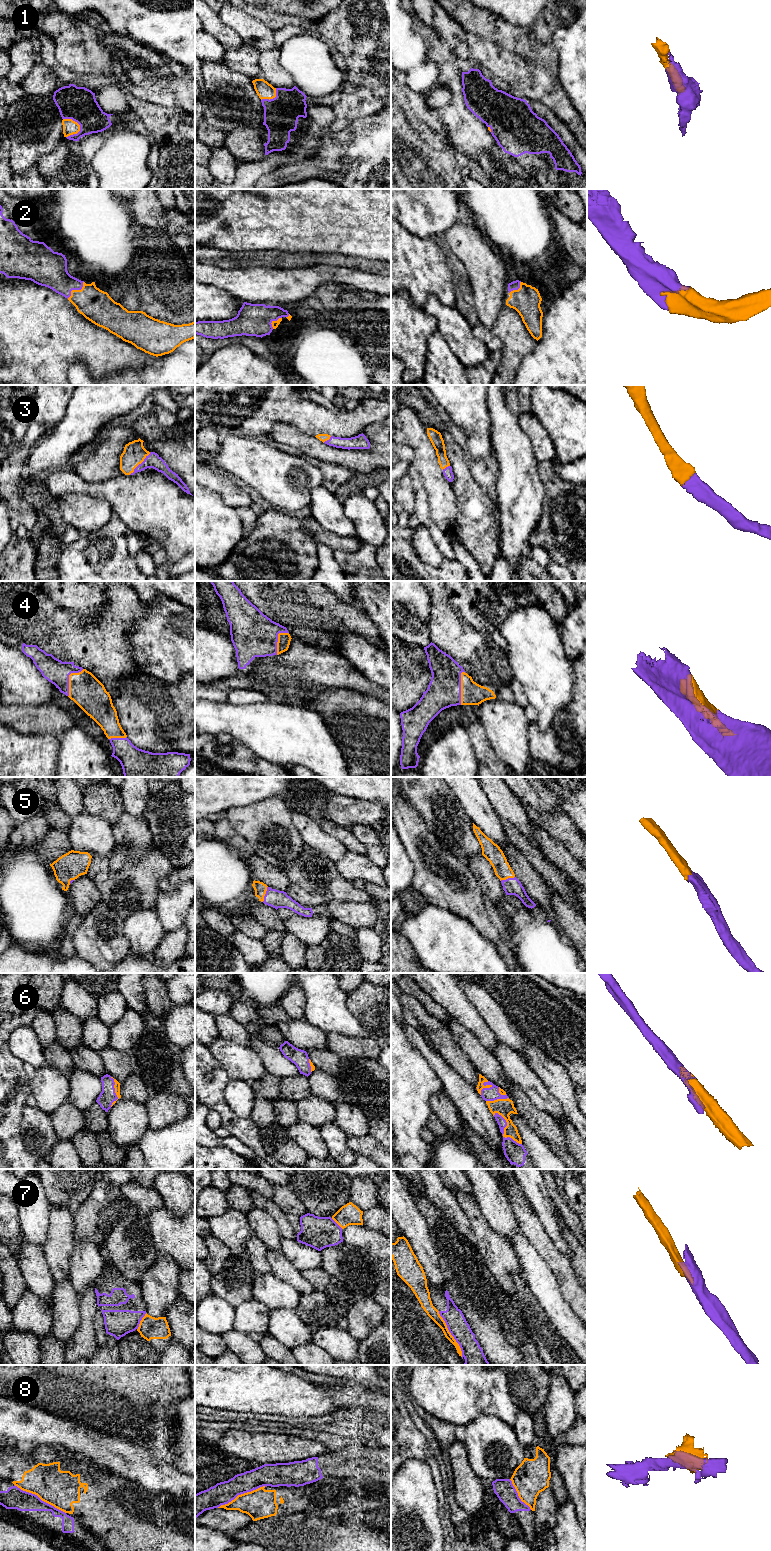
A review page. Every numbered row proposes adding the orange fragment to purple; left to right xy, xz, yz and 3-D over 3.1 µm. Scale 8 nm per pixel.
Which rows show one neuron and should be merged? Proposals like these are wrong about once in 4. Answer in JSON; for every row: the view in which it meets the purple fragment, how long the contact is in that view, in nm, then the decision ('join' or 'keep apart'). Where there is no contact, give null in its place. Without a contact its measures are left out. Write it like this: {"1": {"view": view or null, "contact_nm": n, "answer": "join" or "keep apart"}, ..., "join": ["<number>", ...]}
{"1": {"view": "xy", "contact_nm": 170, "answer": "join"}, "2": {"view": "xy", "contact_nm": 190, "answer": "join"}, "3": {"view": "xy", "contact_nm": 260, "answer": "join"}, "4": {"view": "yz", "contact_nm": 280, "answer": "join"}, "5": {"view": "xz", "contact_nm": 130, "answer": "join"}, "6": {"view": "yz", "contact_nm": 340, "answer": "keep apart"}, "7": {"view": "yz", "contact_nm": 420, "answer": "keep apart"}, "8": {"view": "xy", "contact_nm": 480, "answer": "keep apart"}, "join": ["1", "2", "3", "4", "5"]}

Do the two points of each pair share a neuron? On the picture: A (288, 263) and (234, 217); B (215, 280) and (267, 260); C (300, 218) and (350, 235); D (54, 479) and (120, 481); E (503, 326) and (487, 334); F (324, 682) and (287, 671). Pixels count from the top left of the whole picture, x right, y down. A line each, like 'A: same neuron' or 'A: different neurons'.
A: different neurons
B: different neurons
C: same neuron
D: same neuron
E: different neurons
F: same neuron

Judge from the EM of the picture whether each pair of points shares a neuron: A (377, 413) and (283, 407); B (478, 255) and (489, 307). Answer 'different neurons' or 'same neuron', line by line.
A: same neuron
B: same neuron

